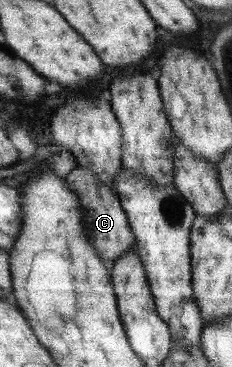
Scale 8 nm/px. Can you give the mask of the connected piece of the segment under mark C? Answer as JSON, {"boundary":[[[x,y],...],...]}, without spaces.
{"boundary":[[[75,166],[65,177],[65,187],[77,198],[79,204],[79,220],[83,235],[110,275],[114,263],[135,246],[135,238],[127,216],[112,188],[99,181],[89,170]]]}

